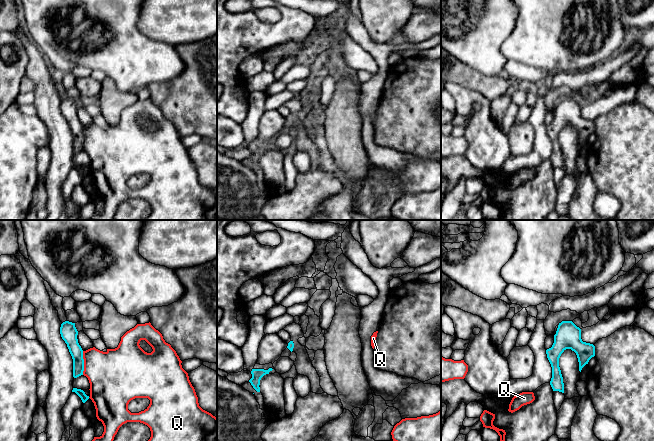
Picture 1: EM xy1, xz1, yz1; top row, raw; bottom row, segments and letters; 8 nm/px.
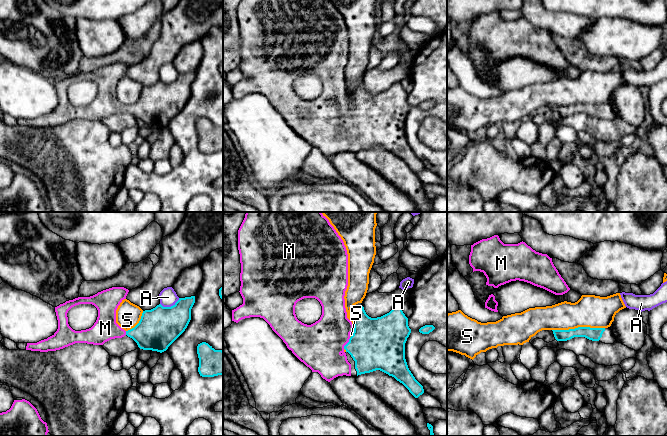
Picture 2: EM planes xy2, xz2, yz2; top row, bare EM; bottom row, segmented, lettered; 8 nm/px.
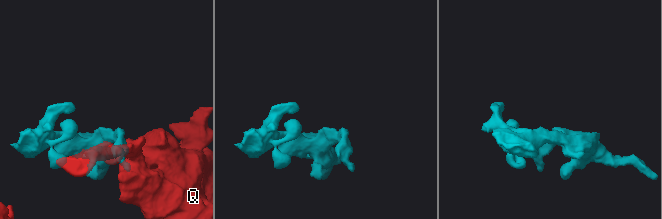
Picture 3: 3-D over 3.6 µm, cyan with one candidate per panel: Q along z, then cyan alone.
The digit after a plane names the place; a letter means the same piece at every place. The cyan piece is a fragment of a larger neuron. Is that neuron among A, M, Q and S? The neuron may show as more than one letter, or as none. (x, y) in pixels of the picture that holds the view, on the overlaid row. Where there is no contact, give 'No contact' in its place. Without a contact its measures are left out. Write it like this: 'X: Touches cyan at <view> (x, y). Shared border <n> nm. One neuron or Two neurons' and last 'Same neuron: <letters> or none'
A: Touches cyan at xy2 (169, 307). Shared border 170 nm. Two neurons
M: Touches cyan at xz2 (347, 343). Shared border 110 nm. One neuron
Q: Touches cyan at xy1 (83, 363). Shared border 190 nm. Two neurons
S: Touches cyan at yz2 (578, 327). Shared border 420 nm. Two neurons
Same neuron: M

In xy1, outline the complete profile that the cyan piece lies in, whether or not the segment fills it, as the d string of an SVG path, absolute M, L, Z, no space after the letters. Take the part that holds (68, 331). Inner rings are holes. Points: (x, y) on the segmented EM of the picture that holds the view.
M69 321L63 322L60 327L60 334L62 339L67 344L67 347L73 359L73 377L77 378L83 375L84 359L83 350L78 343L78 331L75 327L75 323Z

